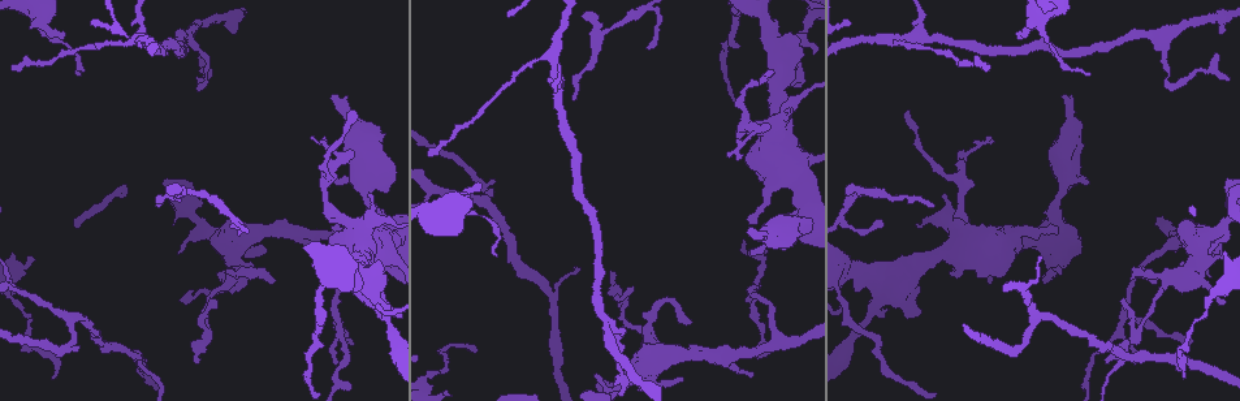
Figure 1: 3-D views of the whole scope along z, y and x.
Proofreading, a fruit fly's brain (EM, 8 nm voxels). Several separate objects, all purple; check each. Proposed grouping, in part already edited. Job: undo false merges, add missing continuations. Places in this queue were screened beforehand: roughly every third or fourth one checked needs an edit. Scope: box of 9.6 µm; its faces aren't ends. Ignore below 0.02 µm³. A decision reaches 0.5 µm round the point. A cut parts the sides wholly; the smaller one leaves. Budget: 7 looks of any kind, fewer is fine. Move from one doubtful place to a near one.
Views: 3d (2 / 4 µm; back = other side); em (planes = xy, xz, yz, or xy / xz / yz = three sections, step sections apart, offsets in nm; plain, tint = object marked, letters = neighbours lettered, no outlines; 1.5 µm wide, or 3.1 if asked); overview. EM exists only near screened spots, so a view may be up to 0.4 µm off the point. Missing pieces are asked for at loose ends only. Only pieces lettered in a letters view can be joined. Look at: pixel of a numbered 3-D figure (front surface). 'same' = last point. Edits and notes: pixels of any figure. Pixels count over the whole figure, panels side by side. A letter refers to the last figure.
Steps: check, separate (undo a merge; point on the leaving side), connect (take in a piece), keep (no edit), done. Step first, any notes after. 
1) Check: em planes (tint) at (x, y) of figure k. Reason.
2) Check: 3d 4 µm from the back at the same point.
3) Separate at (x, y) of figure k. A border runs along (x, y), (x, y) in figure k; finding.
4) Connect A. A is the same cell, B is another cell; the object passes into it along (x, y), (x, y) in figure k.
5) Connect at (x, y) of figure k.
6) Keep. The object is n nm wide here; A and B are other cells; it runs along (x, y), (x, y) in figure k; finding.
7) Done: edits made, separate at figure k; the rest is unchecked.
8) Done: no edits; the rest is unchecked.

Check: 3d 4 µm at (80, 75) of figure 1. Branch stops here.

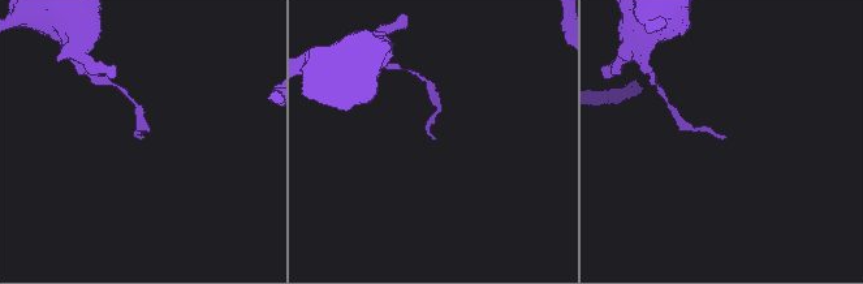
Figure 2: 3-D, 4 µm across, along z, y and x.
Check: em planes (plain) at (142, 136) of figure 2. Shape alone is not enough.

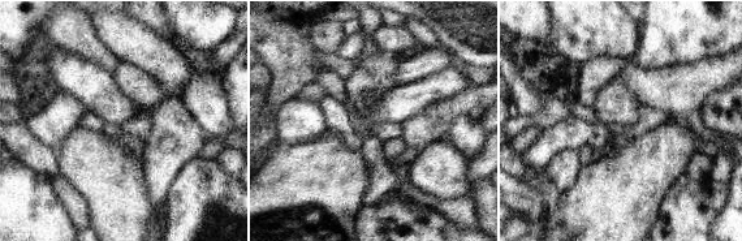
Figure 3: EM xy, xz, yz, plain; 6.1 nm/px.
Check: em planes (letters) at the same point.

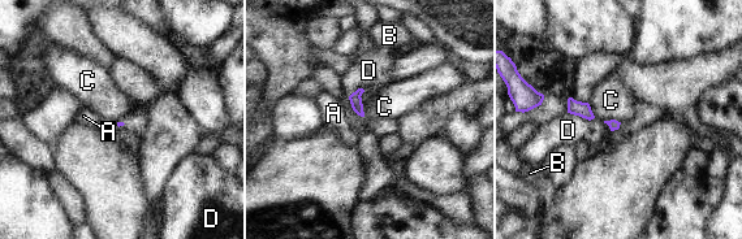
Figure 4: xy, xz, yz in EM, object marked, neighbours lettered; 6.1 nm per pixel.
Keep. The longest contact is with D, 170 nm; A, B, C and D are other cells; a border runs along (362, 99), (363, 114), (361, 117) in figure 4; no lettered piece goes on from it.

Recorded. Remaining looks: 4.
Check: em xz step 4 (letters) at (550, 54) of figure 1. Arms part here.

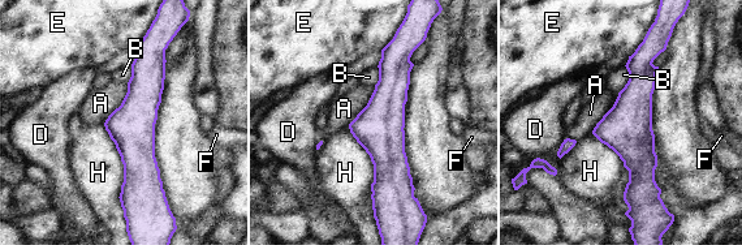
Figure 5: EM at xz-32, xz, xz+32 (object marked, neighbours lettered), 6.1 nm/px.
Check: em planes (letters) at the same point.

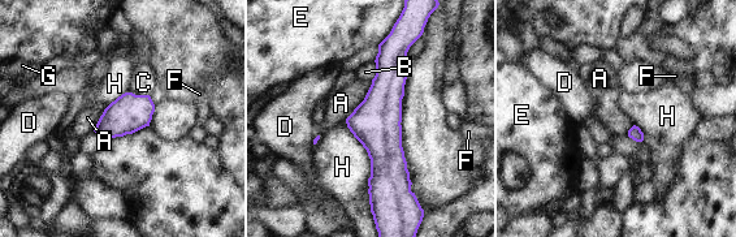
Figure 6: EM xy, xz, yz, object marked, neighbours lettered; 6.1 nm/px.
Keep. A, B, C, D, E, F, G and H are other cells; a border runs along (372, 81), (364, 99), (345, 119) in figure 6; one neuron here.

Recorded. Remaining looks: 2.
Check: 3d 4 µm at (575, 99) of figure 1. An open end.

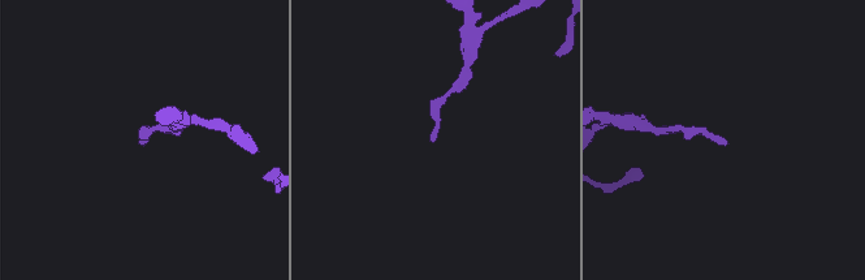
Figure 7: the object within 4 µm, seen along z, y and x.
Check: em planes (letters) at (144, 144) of figure 7.

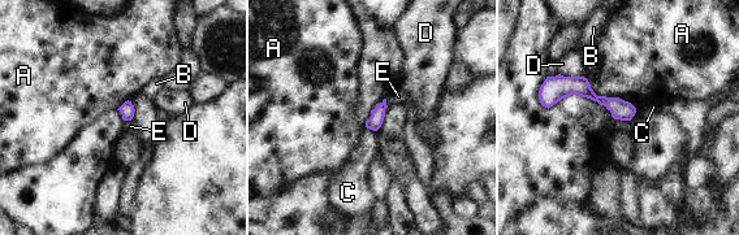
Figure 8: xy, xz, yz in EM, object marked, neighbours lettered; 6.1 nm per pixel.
Keep. A, B, C, D and E are other cells; a border runs along (385, 99), (388, 105) in figure 8; none of them fits.

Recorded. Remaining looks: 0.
Done: no edits; the rest is unchecked.

